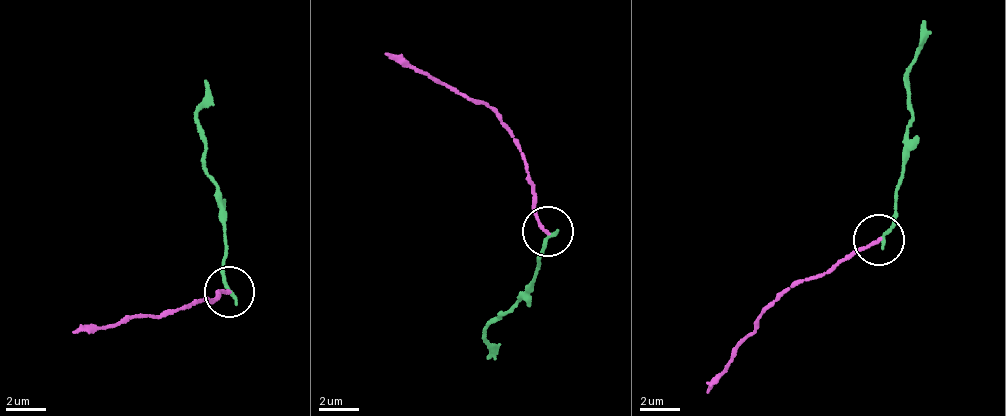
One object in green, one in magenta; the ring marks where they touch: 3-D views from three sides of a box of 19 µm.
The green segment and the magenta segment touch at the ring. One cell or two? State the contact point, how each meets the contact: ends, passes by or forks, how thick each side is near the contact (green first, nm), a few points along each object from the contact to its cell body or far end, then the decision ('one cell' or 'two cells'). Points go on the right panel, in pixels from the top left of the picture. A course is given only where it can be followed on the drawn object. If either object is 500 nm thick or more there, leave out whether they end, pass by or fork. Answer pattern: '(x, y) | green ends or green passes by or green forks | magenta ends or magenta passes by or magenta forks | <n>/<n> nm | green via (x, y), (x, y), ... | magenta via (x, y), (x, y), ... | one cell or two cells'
(878, 239) | green ends | magenta ends | 190/160 nm | green via (879, 236), (894, 223), (904, 134), (911, 116), (909, 63), (927, 21) | magenta via (879, 241), (793, 283), (763, 313), (706, 394) | two cells

